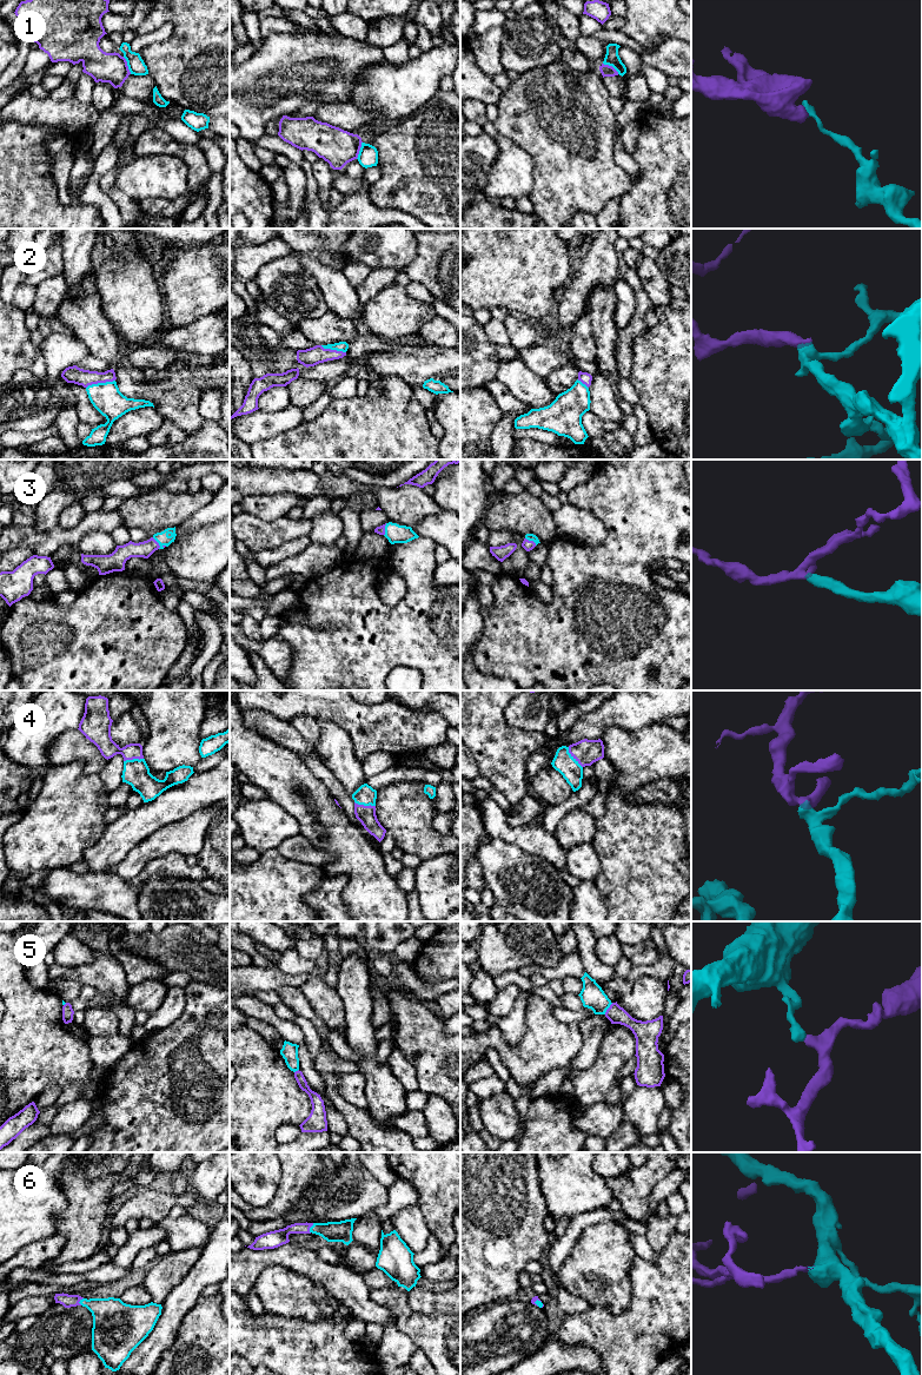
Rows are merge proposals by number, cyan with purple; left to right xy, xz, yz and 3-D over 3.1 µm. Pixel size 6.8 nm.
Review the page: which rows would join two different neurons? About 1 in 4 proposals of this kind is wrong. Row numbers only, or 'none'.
1, 5

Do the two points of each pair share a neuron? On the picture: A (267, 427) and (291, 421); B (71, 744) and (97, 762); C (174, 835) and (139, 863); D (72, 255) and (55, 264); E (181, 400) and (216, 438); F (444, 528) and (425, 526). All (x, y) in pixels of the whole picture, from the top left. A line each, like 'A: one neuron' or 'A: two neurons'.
A: one neuron
B: one neuron
C: one neuron
D: two neurons
E: two neurons
F: one neuron

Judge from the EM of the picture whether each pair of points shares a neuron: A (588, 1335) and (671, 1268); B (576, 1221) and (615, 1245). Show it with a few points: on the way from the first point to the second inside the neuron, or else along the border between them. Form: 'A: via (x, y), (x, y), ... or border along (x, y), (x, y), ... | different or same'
A: via (610, 1331), (615, 1331), (656, 1290) | same
B: border along (614, 1220), (590, 1224), (571, 1250) | different

